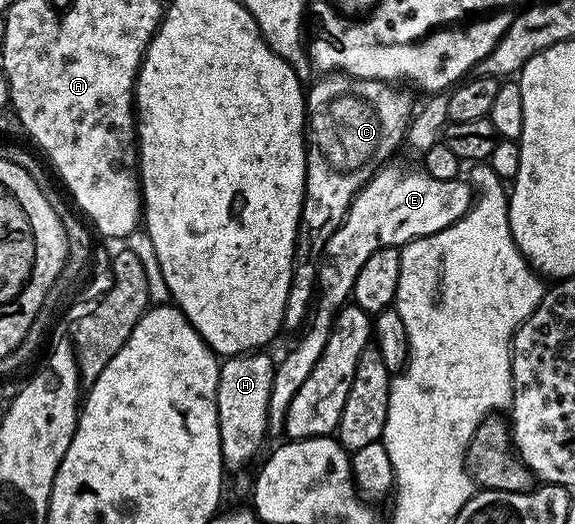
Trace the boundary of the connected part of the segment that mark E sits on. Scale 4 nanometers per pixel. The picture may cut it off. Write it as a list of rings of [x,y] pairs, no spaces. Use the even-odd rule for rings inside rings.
[[[387,163],[381,166],[371,176],[370,180],[366,182],[366,186],[350,201],[350,206],[340,227],[336,227],[334,234],[326,240],[326,246],[323,247],[320,260],[317,262],[316,307],[318,303],[318,310],[315,308],[309,314],[308,323],[303,324],[297,334],[298,342],[287,351],[286,358],[283,361],[279,360],[274,367],[272,391],[268,399],[268,429],[271,434],[283,432],[282,424],[288,411],[288,403],[292,403],[296,391],[300,391],[304,379],[308,379],[308,375],[312,375],[312,367],[316,367],[316,359],[320,359],[320,355],[324,351],[324,343],[328,343],[328,335],[334,317],[353,294],[356,275],[360,271],[360,267],[364,267],[368,255],[372,255],[372,251],[401,247],[410,241],[444,231],[449,225],[459,221],[470,209],[472,196],[470,197],[470,189],[462,182],[462,179],[441,181],[428,175],[421,168],[405,169],[402,165],[394,164]]]

